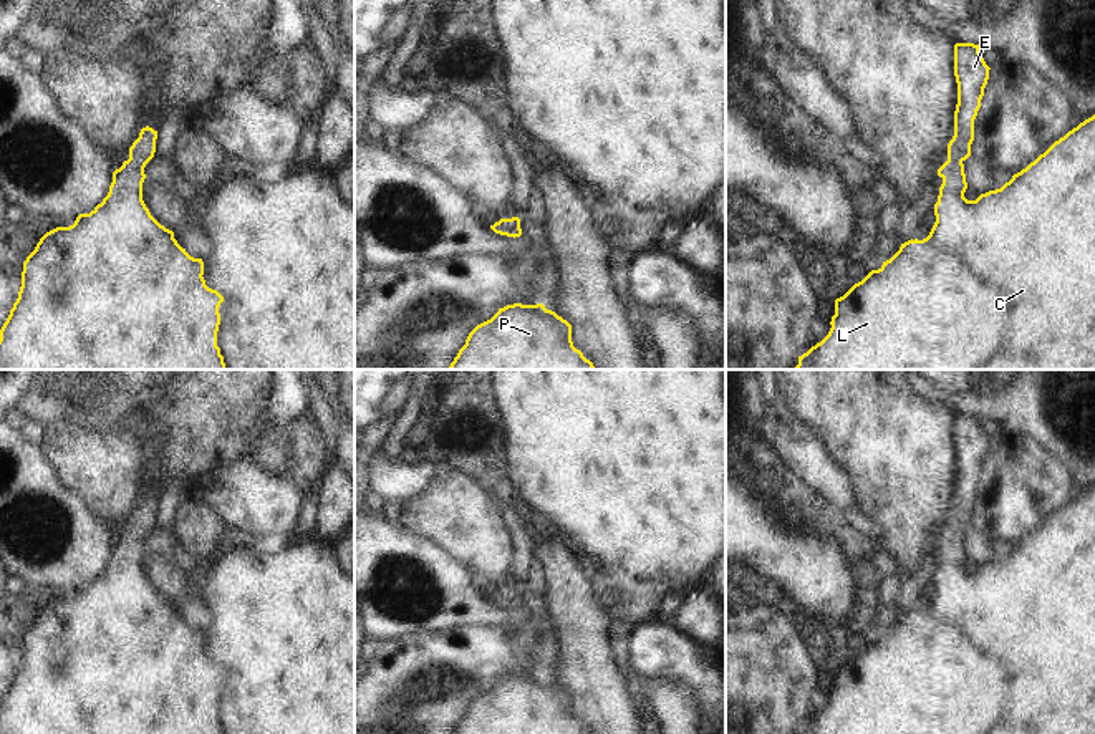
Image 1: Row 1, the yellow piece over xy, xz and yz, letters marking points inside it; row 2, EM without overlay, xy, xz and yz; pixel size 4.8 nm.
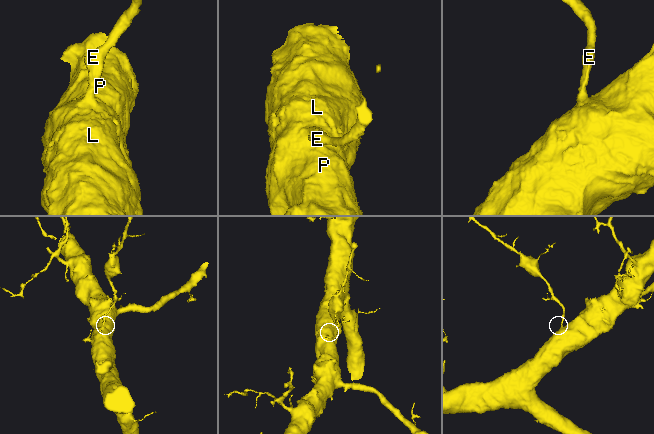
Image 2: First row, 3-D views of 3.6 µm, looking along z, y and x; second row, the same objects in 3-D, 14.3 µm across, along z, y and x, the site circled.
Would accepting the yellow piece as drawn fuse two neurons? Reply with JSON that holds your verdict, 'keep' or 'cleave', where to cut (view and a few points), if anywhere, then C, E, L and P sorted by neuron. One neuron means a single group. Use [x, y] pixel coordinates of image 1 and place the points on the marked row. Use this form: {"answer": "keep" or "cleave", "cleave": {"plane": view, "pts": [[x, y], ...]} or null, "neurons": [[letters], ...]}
{"answer": "keep", "cleave": null, "neurons": [["C", "E", "L", "P"]]}

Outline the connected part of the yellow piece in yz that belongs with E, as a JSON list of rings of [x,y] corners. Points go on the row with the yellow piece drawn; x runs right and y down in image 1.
[[[954,45],[958,104],[954,136],[948,144],[948,161],[938,169],[943,184],[934,204],[936,222],[926,239],[911,239],[901,244],[900,250],[883,262],[878,270],[871,270],[861,282],[835,300],[835,315],[828,335],[798,356],[795,369],[1095,369],[1095,114],[1055,141],[1001,189],[981,194],[976,200],[967,200],[964,197],[967,182],[962,162],[971,156],[974,119],[981,108],[989,70],[979,53],[979,45]]]

